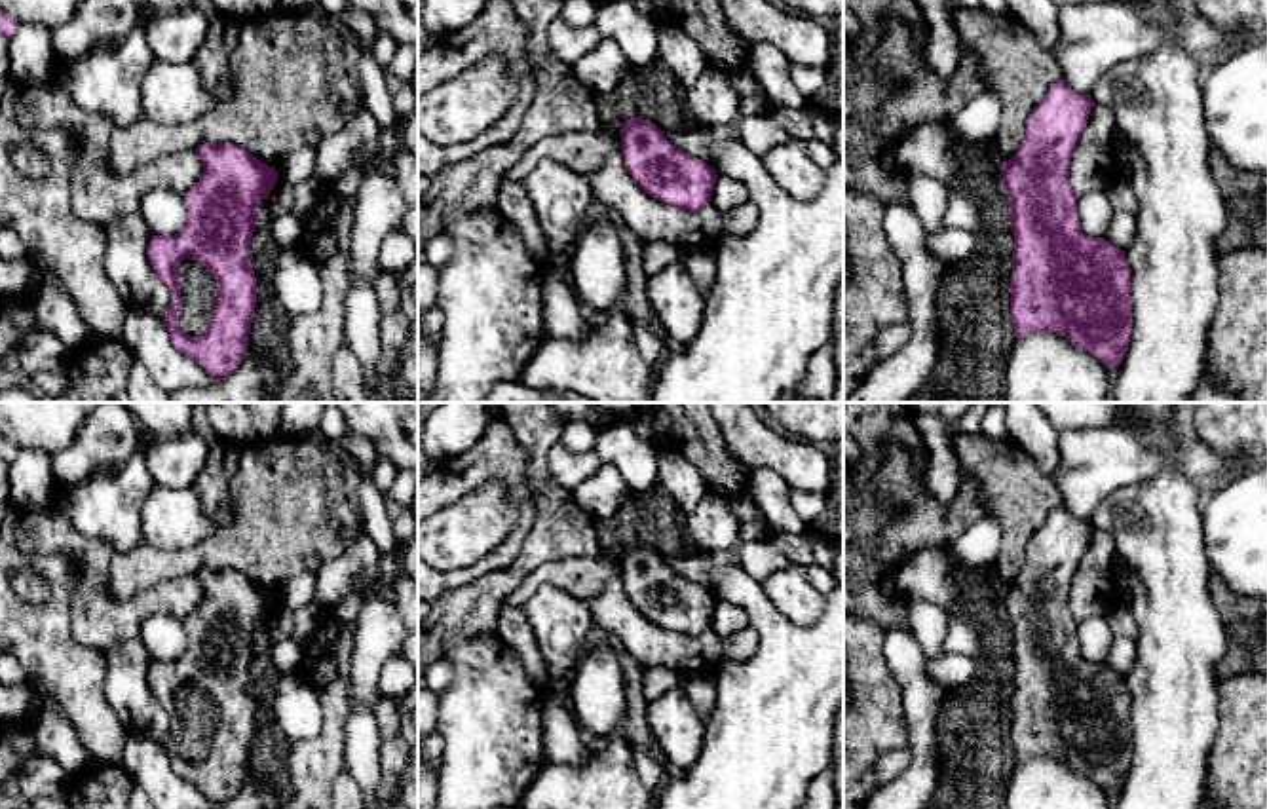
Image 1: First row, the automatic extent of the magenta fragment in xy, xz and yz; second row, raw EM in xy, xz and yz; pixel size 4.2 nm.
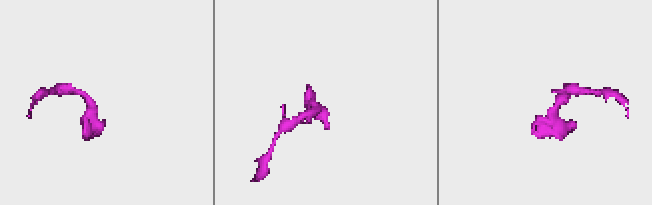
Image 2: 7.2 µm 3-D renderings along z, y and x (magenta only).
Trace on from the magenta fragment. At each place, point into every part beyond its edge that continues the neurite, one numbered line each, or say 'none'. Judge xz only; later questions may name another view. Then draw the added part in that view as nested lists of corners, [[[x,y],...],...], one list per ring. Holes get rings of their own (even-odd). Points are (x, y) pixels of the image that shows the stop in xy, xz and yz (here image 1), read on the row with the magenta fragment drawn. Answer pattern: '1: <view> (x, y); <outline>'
none

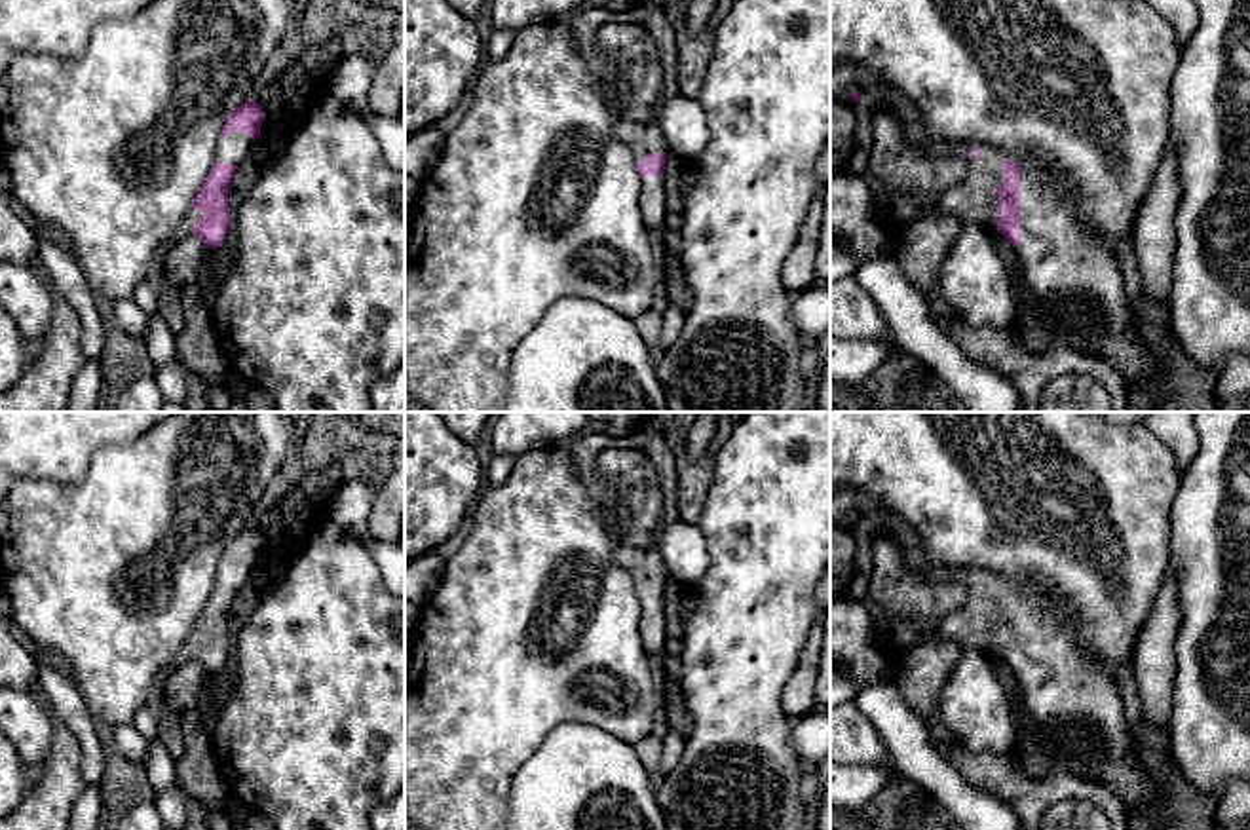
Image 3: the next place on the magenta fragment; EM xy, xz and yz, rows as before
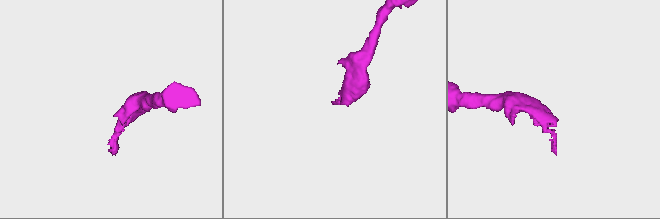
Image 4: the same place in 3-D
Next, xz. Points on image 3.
1: xz (643, 139); [[[650,120],[640,125],[619,123],[619,137],[629,144],[634,161],[644,161],[648,154],[669,152],[659,129]]]

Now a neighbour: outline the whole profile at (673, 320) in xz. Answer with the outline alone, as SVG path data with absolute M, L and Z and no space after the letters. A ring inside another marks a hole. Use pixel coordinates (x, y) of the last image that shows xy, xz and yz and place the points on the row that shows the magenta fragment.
M671 306L663 313L663 327L659 334L659 351L667 349L682 332L686 323L686 311L676 306Z

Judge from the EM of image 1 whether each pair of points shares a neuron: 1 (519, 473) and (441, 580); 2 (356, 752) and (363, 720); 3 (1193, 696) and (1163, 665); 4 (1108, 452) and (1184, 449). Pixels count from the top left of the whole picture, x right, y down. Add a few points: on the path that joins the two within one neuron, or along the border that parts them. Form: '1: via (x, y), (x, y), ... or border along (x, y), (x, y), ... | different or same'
1: via (525, 507), (525, 523), (513, 542), (475, 572) | same
2: via (361, 745), (361, 728) | same
3: via (1186, 688), (1171, 673) | same
4: via (1127, 458), (1165, 458) | same

